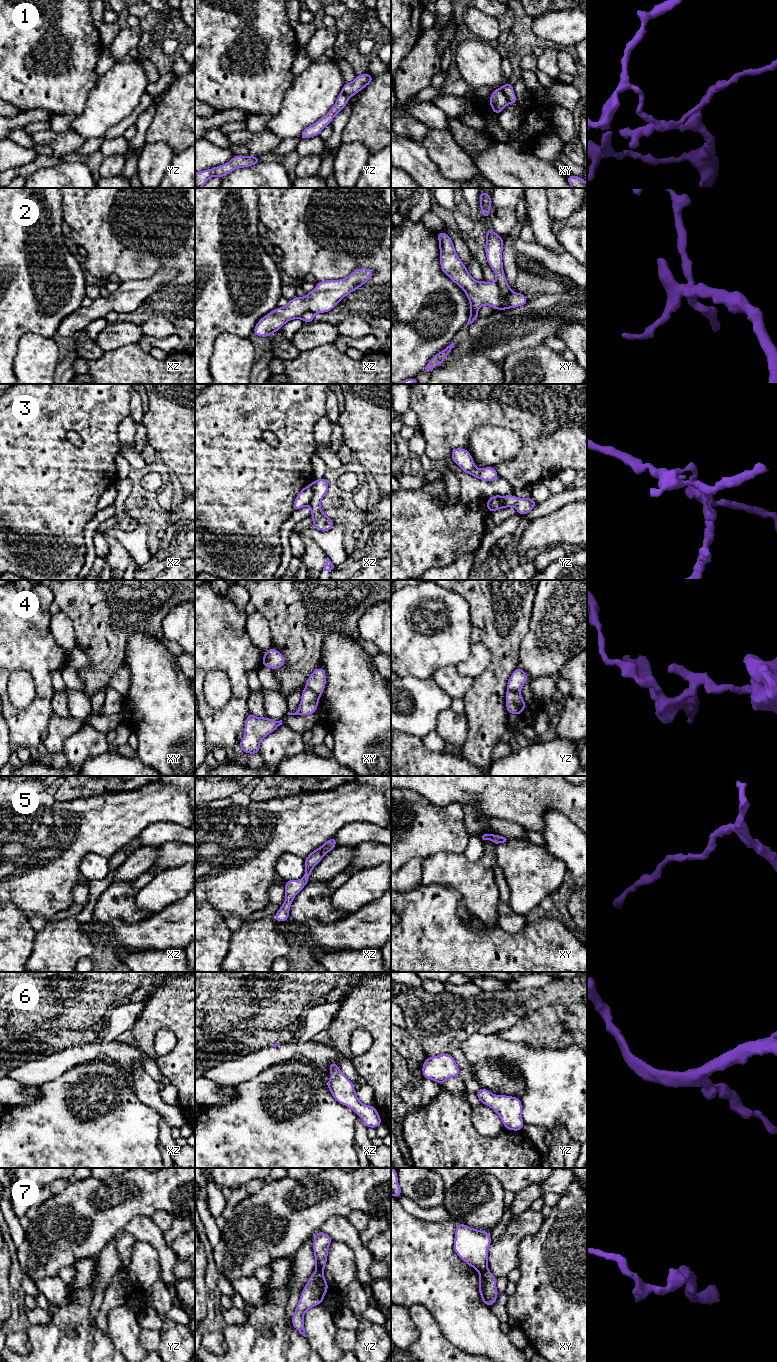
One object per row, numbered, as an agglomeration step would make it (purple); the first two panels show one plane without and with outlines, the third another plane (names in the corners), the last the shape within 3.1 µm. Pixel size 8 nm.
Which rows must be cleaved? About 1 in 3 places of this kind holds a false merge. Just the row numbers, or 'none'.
1, 2, 3, 4

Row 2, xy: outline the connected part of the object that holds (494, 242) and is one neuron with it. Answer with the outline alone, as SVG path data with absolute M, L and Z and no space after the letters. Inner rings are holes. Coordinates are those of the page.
M486 229L485 235L485 254L490 268L496 275L496 283L503 293L507 296L511 291L503 270L502 252L503 252L503 238L495 231Z

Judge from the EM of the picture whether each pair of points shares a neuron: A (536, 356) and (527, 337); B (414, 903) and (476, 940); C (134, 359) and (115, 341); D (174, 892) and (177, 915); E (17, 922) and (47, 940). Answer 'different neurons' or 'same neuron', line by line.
A: different neurons
B: same neuron
C: different neurons
D: different neurons
E: different neurons

